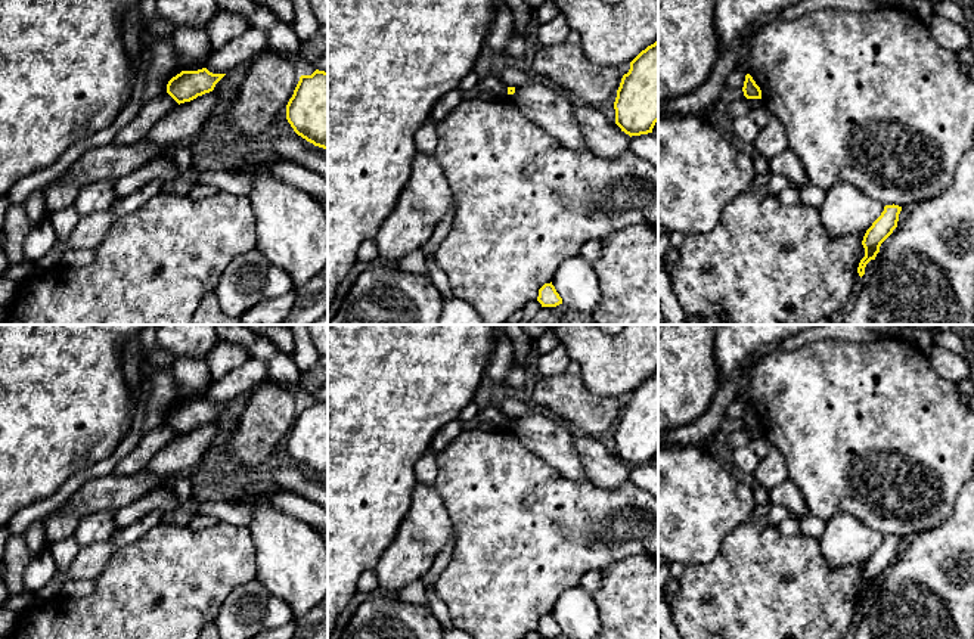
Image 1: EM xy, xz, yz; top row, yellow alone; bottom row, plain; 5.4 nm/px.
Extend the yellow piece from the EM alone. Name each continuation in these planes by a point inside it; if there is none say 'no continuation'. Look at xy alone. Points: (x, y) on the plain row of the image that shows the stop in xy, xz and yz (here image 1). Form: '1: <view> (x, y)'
no continuation

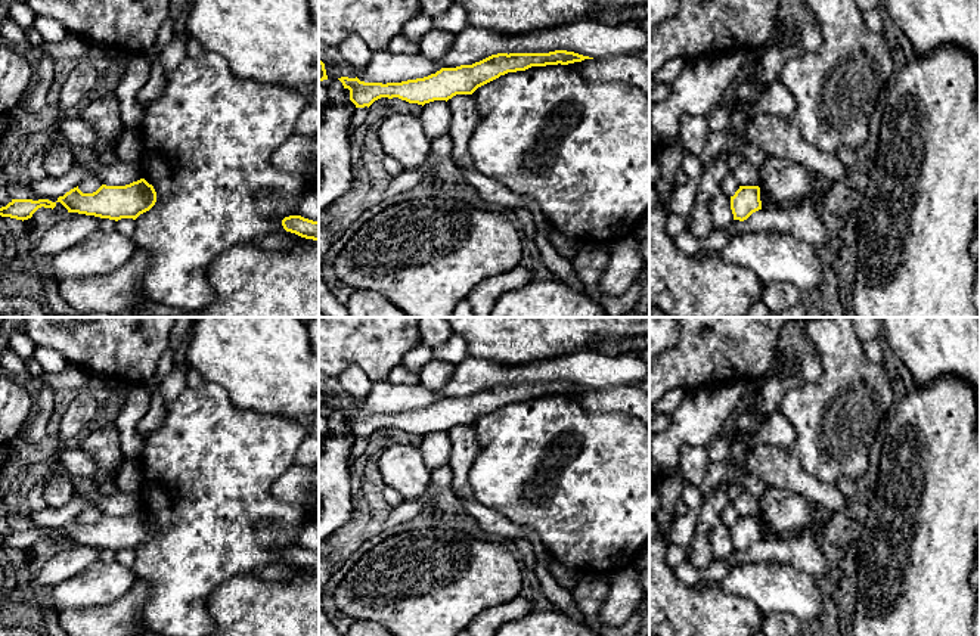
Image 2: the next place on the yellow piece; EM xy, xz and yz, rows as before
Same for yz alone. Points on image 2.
no continuation

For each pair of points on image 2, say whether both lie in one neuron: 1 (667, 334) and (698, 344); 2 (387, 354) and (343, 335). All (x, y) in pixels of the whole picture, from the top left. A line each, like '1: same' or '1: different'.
1: different
2: same

